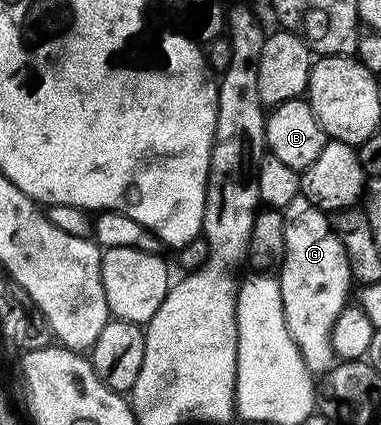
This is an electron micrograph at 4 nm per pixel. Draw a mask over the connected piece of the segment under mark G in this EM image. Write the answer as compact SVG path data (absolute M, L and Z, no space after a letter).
M300 194L283 209L285 216L285 260L279 268L281 300L285 314L285 328L301 351L301 360L310 372L325 373L334 366L335 356L330 335L336 318L351 297L351 276L347 253L335 237L329 215L319 210L306 196Z

